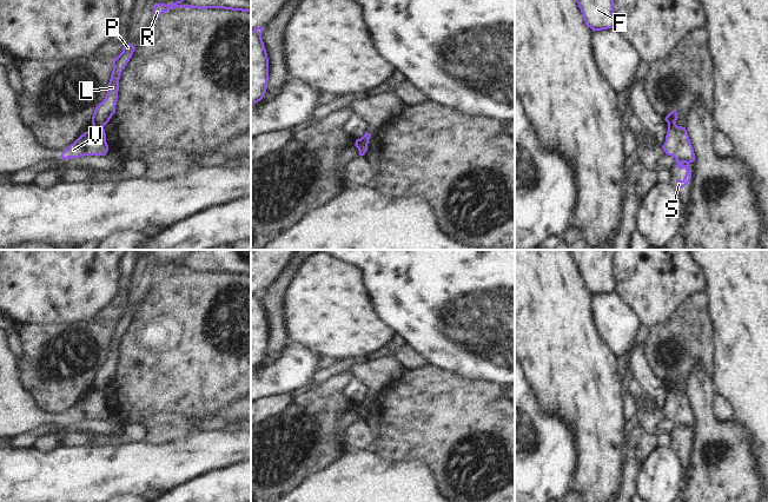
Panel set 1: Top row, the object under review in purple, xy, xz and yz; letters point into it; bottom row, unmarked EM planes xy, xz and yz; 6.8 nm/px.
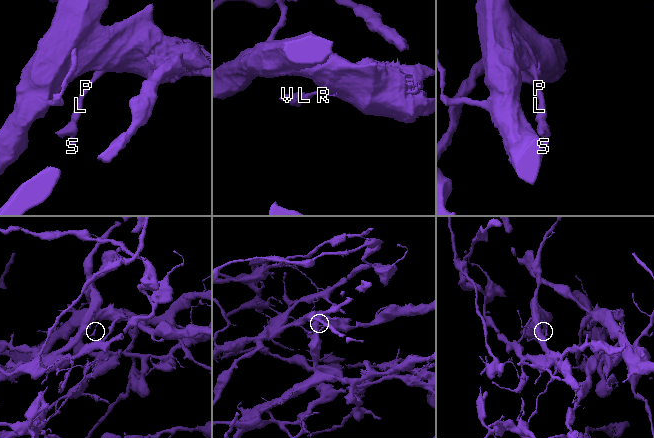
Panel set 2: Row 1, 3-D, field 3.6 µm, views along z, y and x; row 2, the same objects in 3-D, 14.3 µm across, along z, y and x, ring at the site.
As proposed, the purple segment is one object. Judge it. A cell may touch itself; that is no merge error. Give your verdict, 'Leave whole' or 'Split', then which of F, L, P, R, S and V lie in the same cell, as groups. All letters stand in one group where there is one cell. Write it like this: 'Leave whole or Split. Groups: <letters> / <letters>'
Split. Groups: F L P R / S V.

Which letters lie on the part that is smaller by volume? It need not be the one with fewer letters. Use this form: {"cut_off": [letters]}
{"cut_off": ["S", "V"]}

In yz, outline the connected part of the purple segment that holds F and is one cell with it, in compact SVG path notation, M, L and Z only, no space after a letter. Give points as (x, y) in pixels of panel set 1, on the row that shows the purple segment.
M576 0L584 22L595 31L614 28L616 18L614 15L614 0Z

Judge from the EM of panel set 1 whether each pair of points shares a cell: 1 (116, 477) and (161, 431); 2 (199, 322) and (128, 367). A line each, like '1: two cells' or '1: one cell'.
1: two cells
2: one cell

